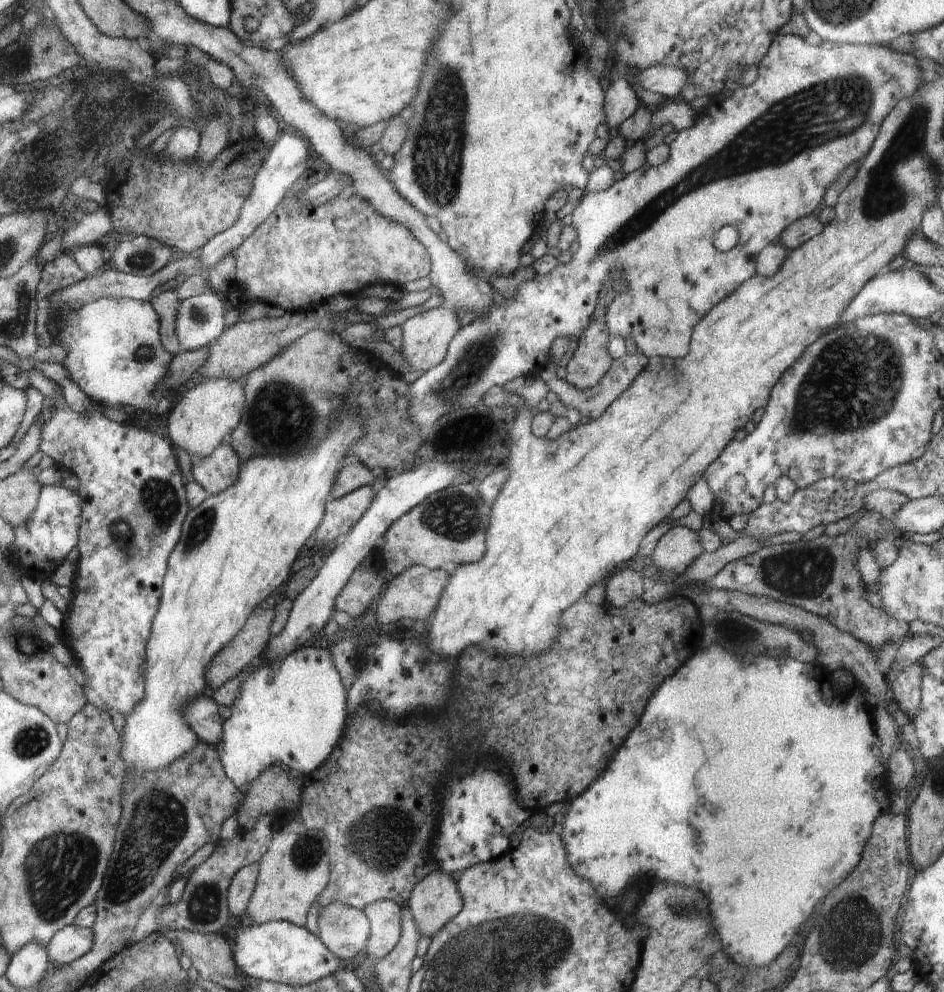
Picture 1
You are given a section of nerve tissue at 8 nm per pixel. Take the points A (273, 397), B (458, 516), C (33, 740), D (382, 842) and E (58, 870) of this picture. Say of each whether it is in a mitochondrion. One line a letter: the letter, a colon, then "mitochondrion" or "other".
A: mitochondrion
B: mitochondrion
C: mitochondrion
D: mitochondrion
E: mitochondrion

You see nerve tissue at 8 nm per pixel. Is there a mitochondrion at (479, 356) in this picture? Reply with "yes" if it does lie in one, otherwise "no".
yes

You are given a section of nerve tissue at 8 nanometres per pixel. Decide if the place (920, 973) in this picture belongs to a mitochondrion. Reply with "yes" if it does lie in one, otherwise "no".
no

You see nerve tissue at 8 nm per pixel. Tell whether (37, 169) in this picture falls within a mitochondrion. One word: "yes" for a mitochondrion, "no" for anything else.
yes

